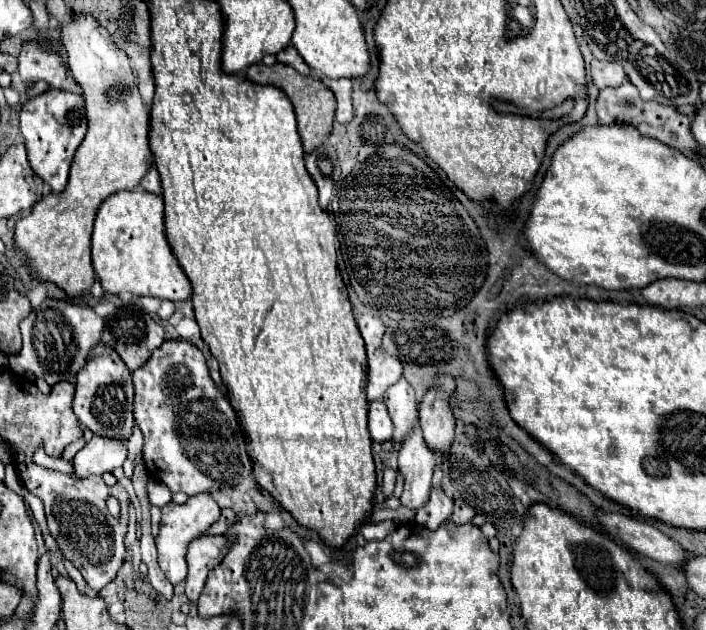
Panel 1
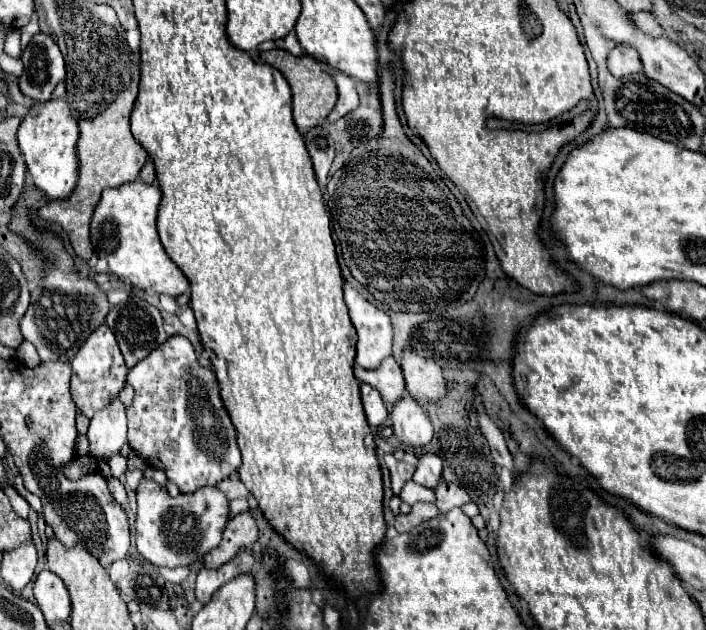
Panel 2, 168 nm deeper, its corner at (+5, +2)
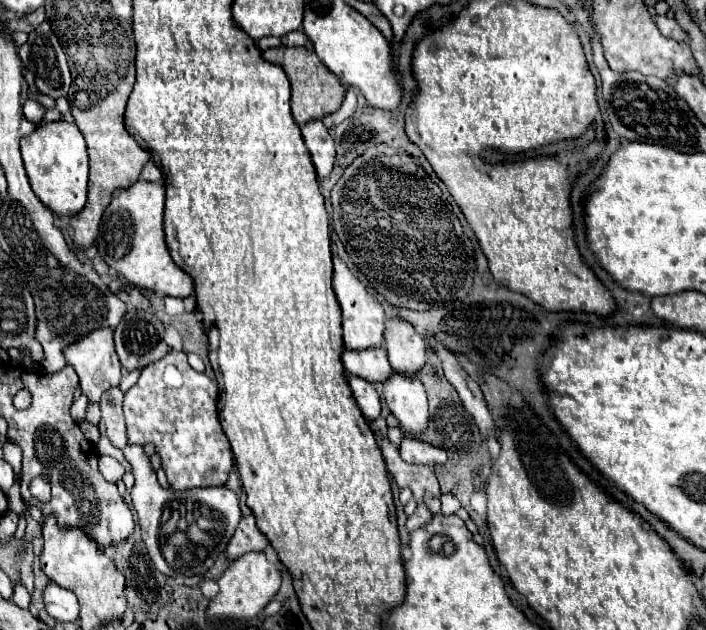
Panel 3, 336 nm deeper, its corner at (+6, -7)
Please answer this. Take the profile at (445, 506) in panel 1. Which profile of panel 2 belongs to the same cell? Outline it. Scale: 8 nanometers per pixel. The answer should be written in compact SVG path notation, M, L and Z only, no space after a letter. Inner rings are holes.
M434 453L420 455L418 463L416 463L414 477L412 477L414 483L436 489L436 485L440 483L440 477L442 477L442 459L440 459L440 455L434 455Z

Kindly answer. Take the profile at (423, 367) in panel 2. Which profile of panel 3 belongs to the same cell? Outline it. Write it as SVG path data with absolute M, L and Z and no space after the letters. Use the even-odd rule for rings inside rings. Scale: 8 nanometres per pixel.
M387 320L385 348L389 352L389 362L393 370L399 374L415 376L427 364L425 342L405 320Z

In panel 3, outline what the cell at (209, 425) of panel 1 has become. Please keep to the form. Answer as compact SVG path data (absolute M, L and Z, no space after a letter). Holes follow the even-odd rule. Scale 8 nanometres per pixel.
M169 350L163 360L145 366L139 382L125 394L123 412L127 424L127 444L153 444L155 452L161 456L161 468L167 474L167 482L175 490L211 488L227 482L227 476L233 468L233 452L217 418L217 396L217 382L201 372L195 372L187 362L187 354L179 350Z

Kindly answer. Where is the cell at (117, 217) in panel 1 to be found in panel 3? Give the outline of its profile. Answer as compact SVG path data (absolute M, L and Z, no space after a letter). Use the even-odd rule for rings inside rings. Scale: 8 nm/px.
M137 180L137 184L129 188L115 190L111 204L103 214L95 244L101 258L109 264L109 268L113 268L129 284L135 284L155 294L187 298L193 294L193 280L171 260L167 252L163 234L163 204L165 204L163 184Z

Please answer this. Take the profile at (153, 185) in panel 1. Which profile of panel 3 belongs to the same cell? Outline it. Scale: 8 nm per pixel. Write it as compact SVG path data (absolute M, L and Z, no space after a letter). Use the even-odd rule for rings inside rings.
M149 162L149 164L143 168L141 178L147 180L147 182L155 182L155 184L161 184L161 182L163 182L163 176L161 176L159 168L157 168L153 162Z

